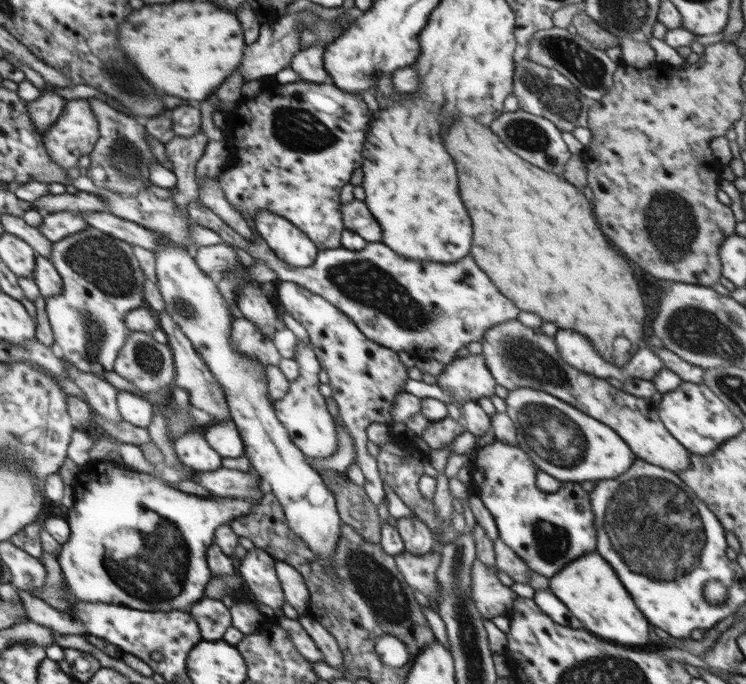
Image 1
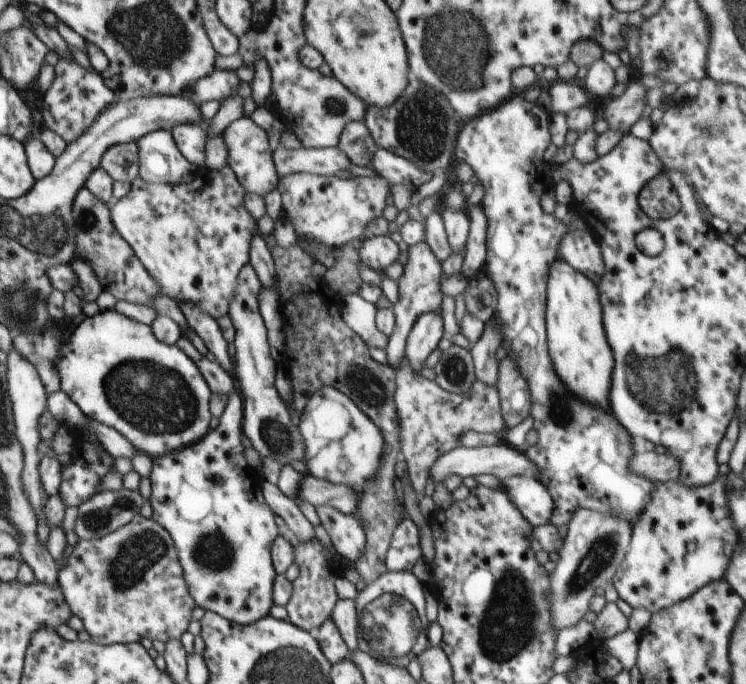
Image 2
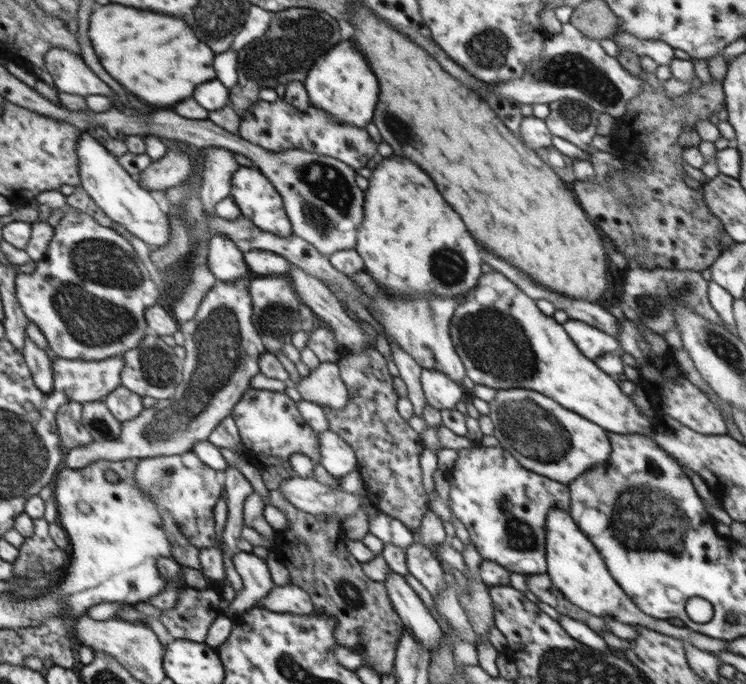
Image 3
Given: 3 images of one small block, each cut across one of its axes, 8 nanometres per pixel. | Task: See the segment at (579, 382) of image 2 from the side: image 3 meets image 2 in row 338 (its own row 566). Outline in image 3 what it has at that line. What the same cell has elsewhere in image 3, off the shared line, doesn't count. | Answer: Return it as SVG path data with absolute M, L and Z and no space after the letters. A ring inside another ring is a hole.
M552 509L548 511L546 529L546 556L547 571L545 572L552 581L552 584L574 605L579 606L585 612L597 617L613 618L618 622L629 625L639 625L655 630L662 634L688 642L692 646L708 653L719 653L728 651L728 640L720 638L708 638L705 634L694 632L687 627L677 627L668 623L668 620L652 618L644 614L618 586L612 574L606 570L606 563L598 554L598 550L589 538L582 534L580 527L570 518L568 511Z

